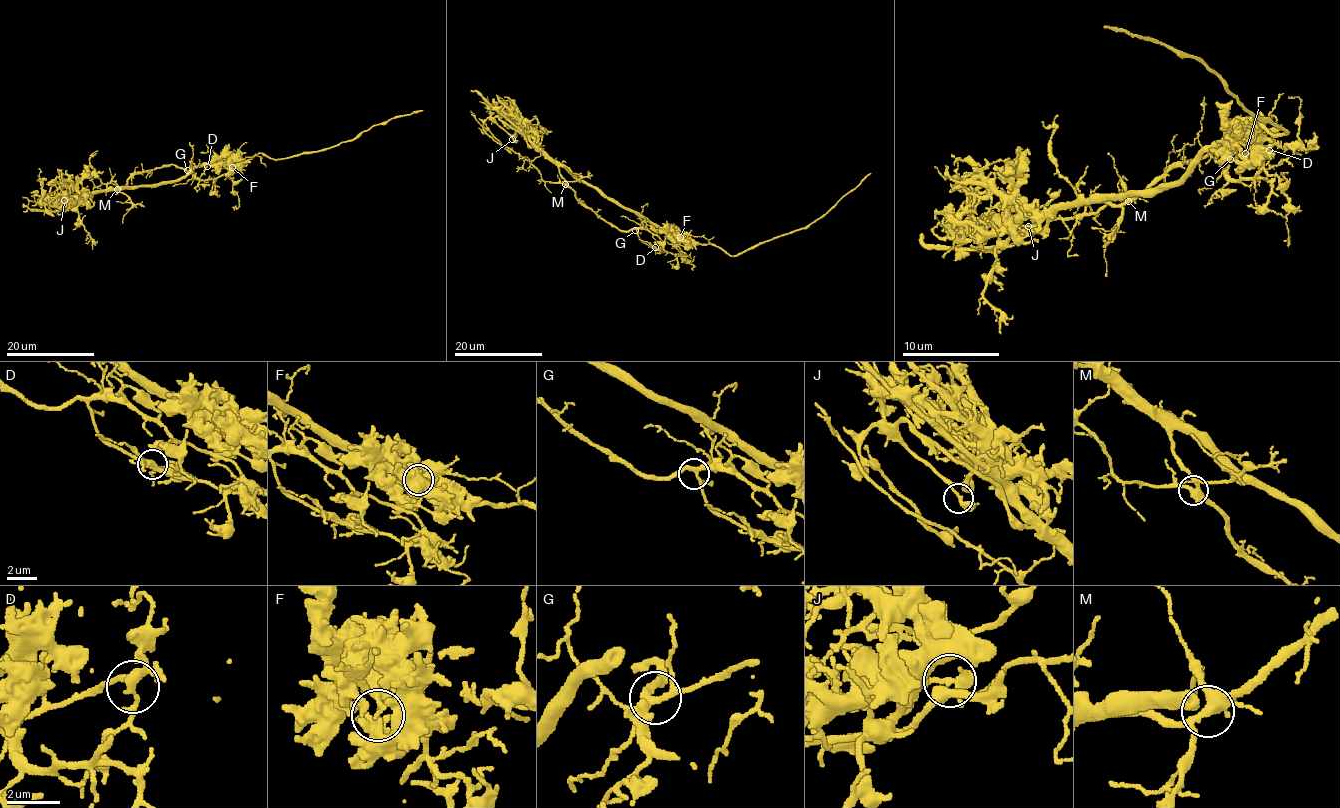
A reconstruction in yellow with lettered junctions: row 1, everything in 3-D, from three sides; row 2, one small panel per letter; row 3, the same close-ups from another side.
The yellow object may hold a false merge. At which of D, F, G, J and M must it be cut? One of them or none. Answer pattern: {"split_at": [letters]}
{"split_at": ["F"]}

